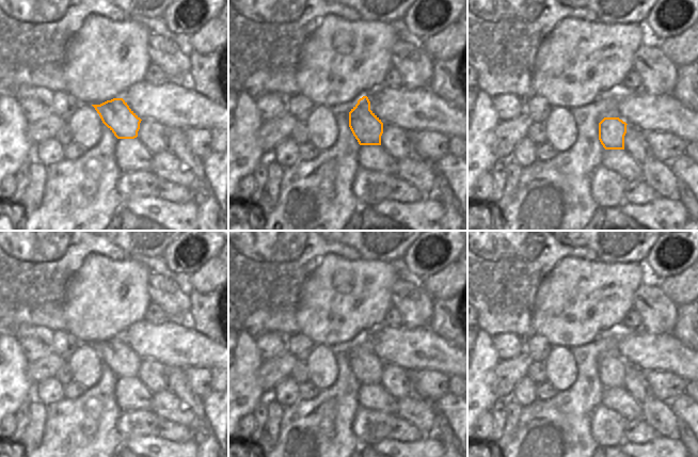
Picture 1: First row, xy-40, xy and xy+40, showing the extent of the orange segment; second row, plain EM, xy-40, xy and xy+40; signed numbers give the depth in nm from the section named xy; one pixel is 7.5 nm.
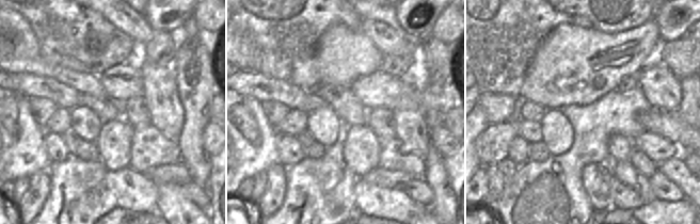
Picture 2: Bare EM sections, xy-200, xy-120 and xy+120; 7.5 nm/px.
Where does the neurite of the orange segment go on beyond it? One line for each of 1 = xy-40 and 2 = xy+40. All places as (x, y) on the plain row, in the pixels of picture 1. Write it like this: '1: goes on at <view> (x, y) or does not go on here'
1: does not go on here
2: does not go on here

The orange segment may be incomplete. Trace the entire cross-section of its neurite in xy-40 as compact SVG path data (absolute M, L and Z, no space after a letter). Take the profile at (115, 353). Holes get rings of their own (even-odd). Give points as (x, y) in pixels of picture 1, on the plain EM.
M113 337L100 344L92 344L102 362L117 378L138 376L141 358L129 347L123 337Z

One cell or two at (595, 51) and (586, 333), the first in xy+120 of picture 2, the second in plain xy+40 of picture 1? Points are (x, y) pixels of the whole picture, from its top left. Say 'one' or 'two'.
one

